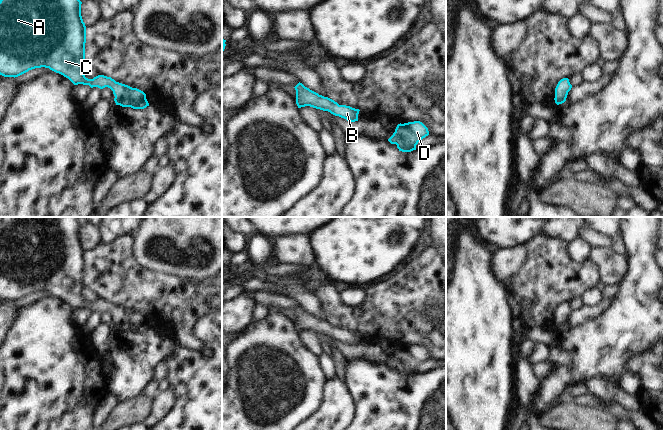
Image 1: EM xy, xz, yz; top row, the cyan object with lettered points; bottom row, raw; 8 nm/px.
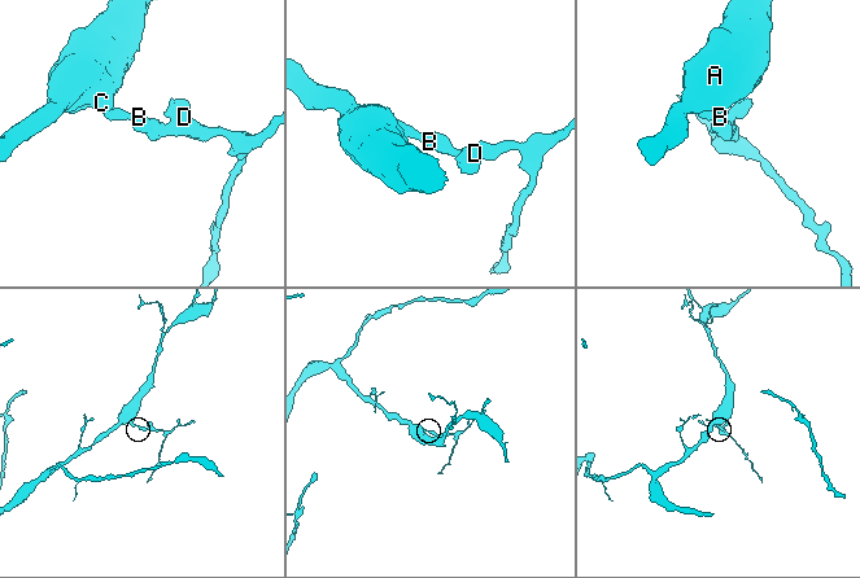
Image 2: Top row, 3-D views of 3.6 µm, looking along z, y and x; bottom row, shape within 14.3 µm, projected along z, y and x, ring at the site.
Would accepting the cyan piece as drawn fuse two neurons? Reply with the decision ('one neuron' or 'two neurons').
one neuron

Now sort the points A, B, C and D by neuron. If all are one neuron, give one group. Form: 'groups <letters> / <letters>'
groups A B C D

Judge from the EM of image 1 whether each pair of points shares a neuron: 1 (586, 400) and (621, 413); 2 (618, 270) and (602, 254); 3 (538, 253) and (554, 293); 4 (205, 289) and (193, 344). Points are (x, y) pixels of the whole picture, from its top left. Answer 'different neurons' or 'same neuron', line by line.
1: same neuron
2: same neuron
3: same neuron
4: same neuron

